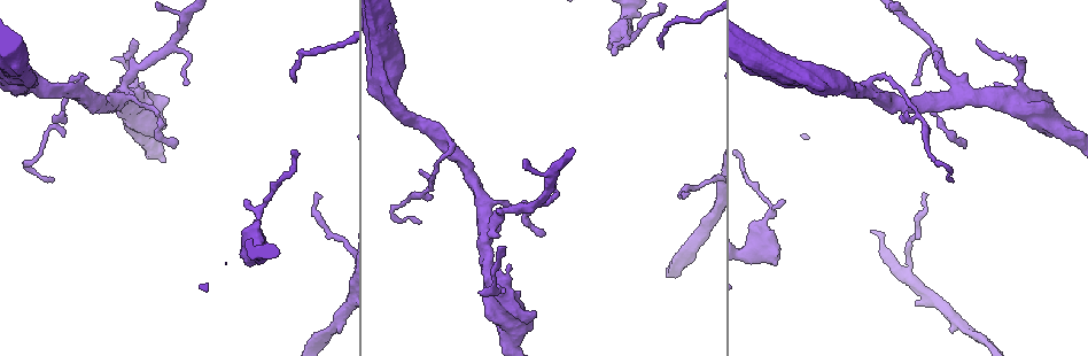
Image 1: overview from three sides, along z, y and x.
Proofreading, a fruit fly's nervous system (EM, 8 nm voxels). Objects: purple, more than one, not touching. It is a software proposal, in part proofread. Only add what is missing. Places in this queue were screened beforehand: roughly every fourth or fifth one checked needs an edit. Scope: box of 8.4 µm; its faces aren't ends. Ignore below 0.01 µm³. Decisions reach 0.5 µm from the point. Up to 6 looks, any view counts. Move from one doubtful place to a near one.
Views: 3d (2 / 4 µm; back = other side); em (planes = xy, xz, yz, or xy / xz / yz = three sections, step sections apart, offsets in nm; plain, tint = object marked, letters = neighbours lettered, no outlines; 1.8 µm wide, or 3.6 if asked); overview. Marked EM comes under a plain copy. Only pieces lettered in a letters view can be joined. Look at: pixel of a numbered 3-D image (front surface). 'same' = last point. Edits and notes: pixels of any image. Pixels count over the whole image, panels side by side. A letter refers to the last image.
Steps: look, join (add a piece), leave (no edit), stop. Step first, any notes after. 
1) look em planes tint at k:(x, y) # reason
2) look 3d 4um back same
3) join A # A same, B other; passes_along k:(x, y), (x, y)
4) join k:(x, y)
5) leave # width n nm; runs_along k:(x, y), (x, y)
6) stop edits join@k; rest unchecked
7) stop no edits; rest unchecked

look em 3.6um yz step 8 letters at 1:(52, 183) # tapers out

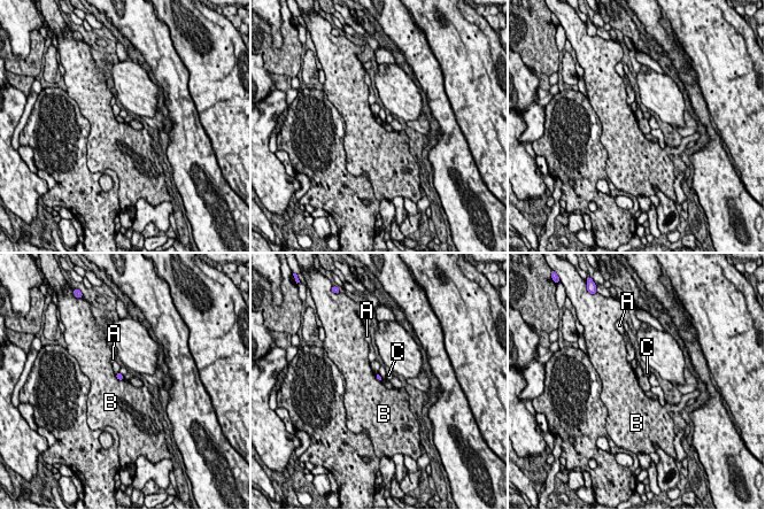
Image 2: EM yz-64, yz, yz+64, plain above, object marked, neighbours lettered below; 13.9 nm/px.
leave # longest_contact B 170 nm; A other, B other, C other; border 2:(114, 375), (123, 380); no lettered piece goes on from it

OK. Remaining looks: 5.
look 3d 4um at 1:(77, 90) # abrupt turn

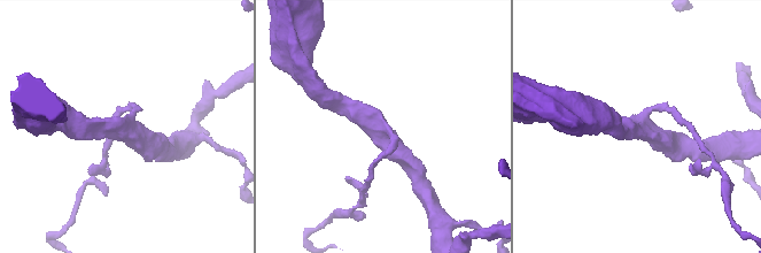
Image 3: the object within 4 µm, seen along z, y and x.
look em planes tint at 3:(641, 127) # arms 3

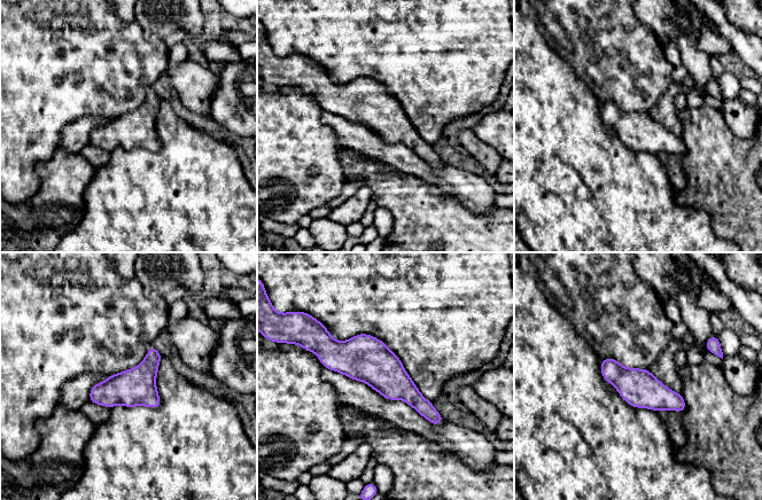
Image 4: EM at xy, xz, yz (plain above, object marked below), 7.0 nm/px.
look em planes letters same # what lies round it

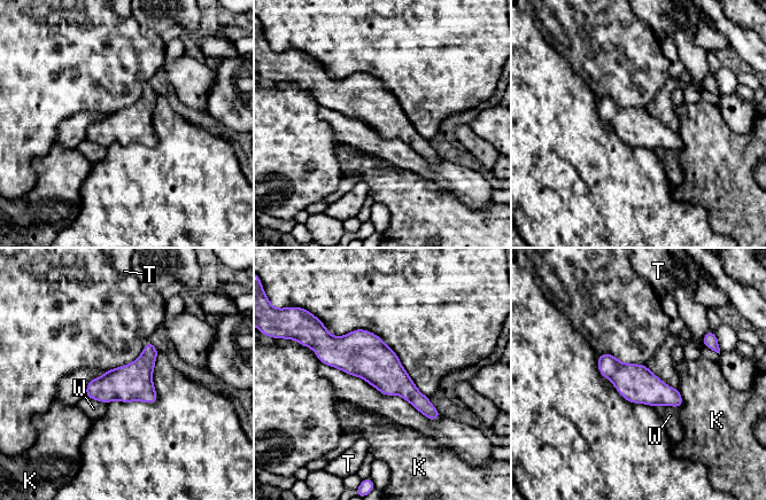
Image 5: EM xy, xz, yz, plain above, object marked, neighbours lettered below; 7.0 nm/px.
leave # longest_contact W 180 nm; K other, T other, W other; runs_along 5:(318, 352), (366, 356), (436, 415); no lettered piece goes on from it

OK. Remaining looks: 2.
look 3d 4um at 1:(483, 218) # calibre changes

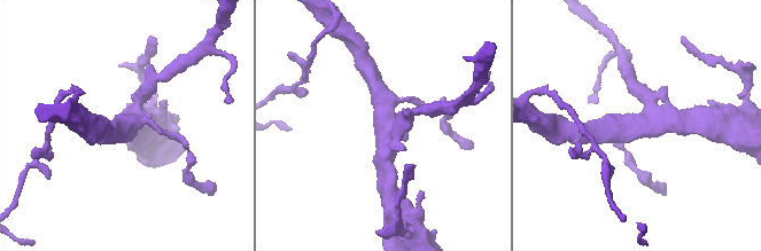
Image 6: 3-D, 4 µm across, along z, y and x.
look em planes letters at 6:(383, 128) # arms 4; now the EM

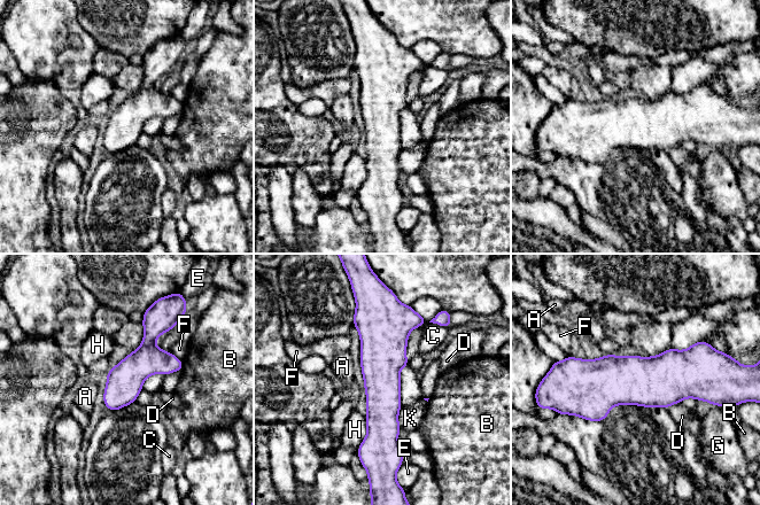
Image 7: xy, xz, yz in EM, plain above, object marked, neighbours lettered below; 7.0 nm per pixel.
leave # longest_contact H 280 nm; A other, B other, C other, D other, E other, F other, G other, H other, K other; border 7:(680, 402), (673, 403), (667, 409); no lettered piece goes on from it

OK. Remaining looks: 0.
stop no edits; rest unchecked

